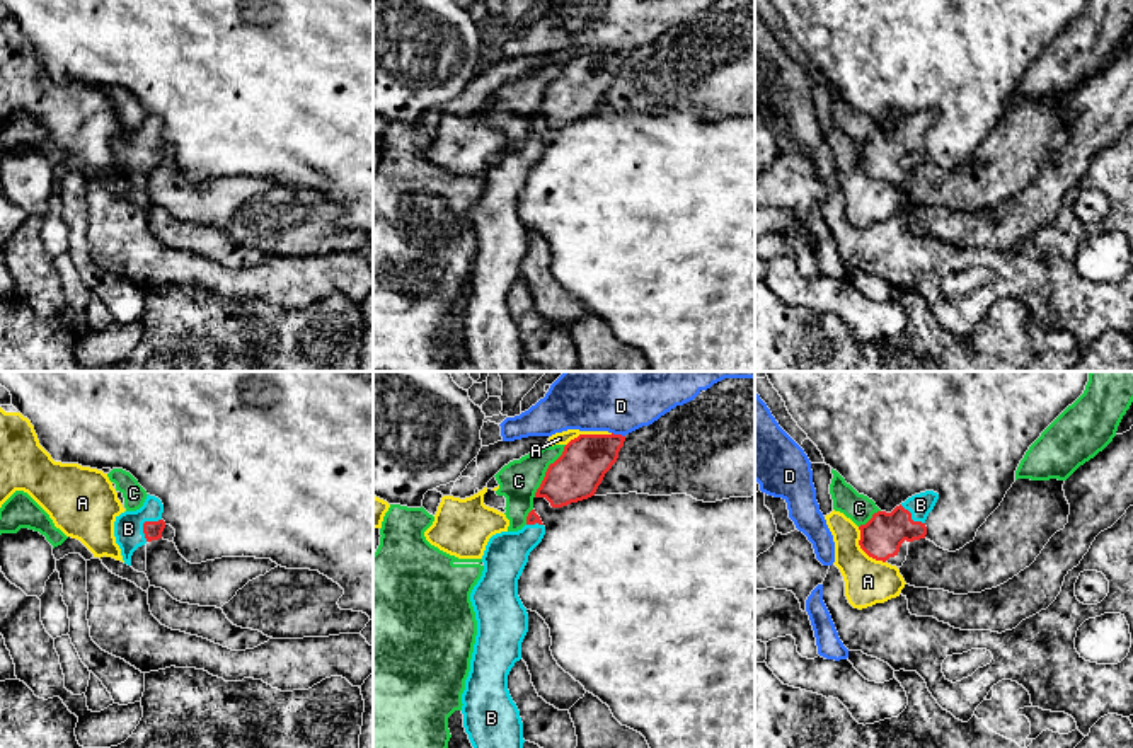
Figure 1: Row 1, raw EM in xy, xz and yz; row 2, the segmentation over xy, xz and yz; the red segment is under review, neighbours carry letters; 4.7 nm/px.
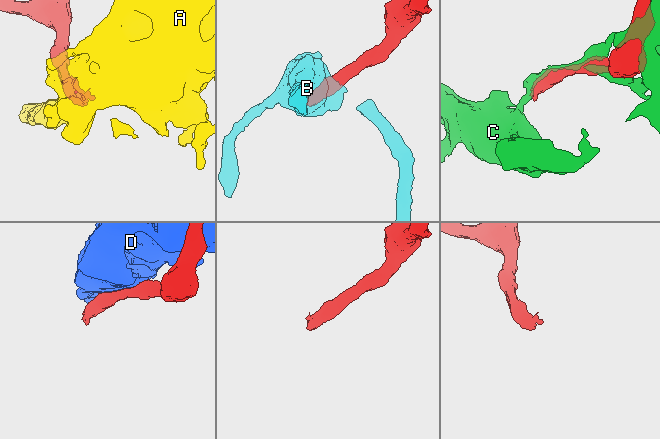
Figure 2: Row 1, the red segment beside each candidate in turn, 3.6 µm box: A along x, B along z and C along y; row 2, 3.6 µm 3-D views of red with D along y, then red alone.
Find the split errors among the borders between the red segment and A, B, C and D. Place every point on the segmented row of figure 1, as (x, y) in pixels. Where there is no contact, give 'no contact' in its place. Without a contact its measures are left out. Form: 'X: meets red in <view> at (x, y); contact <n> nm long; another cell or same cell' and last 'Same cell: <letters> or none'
A: meets red in xz at (588, 435); contact 240 nm long; another cell
B: meets red in xy at (143, 523); contact 130 nm long; same cell
C: meets red in xz at (547, 471); contact 300 nm long; another cell
D: meets red in xz at (619, 435); contact 70 nm long; another cell
Same cell: B

